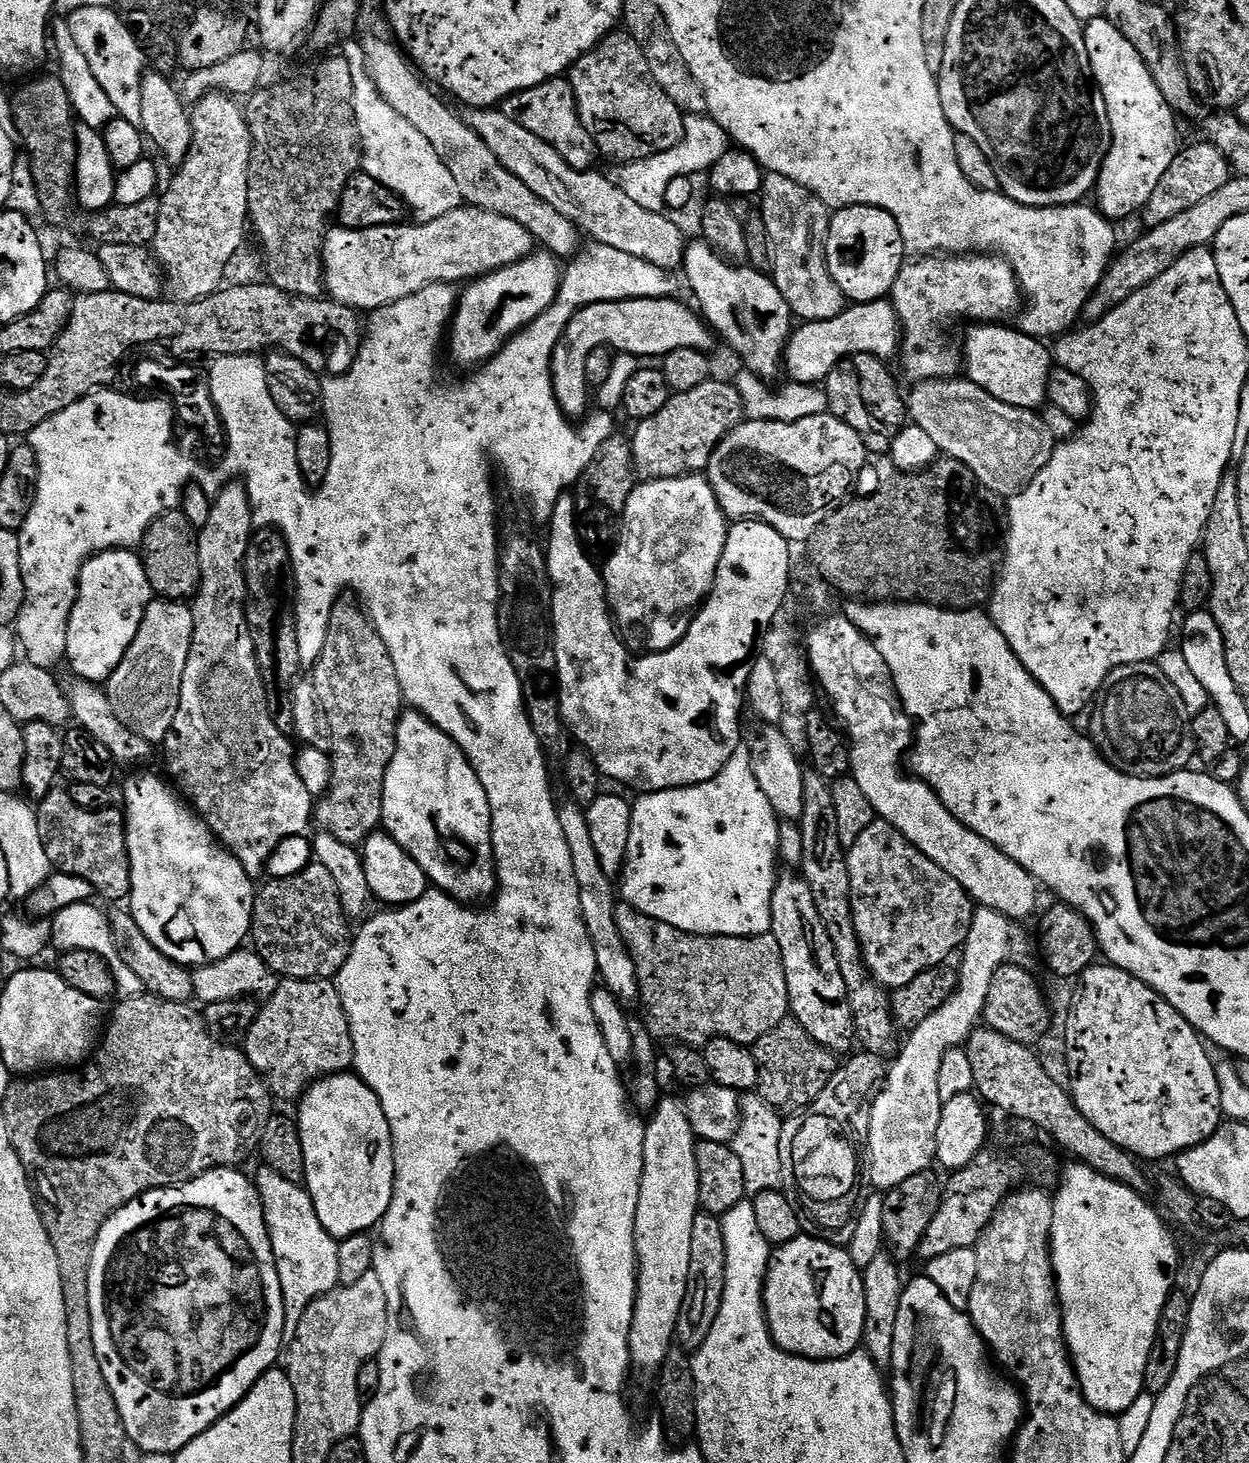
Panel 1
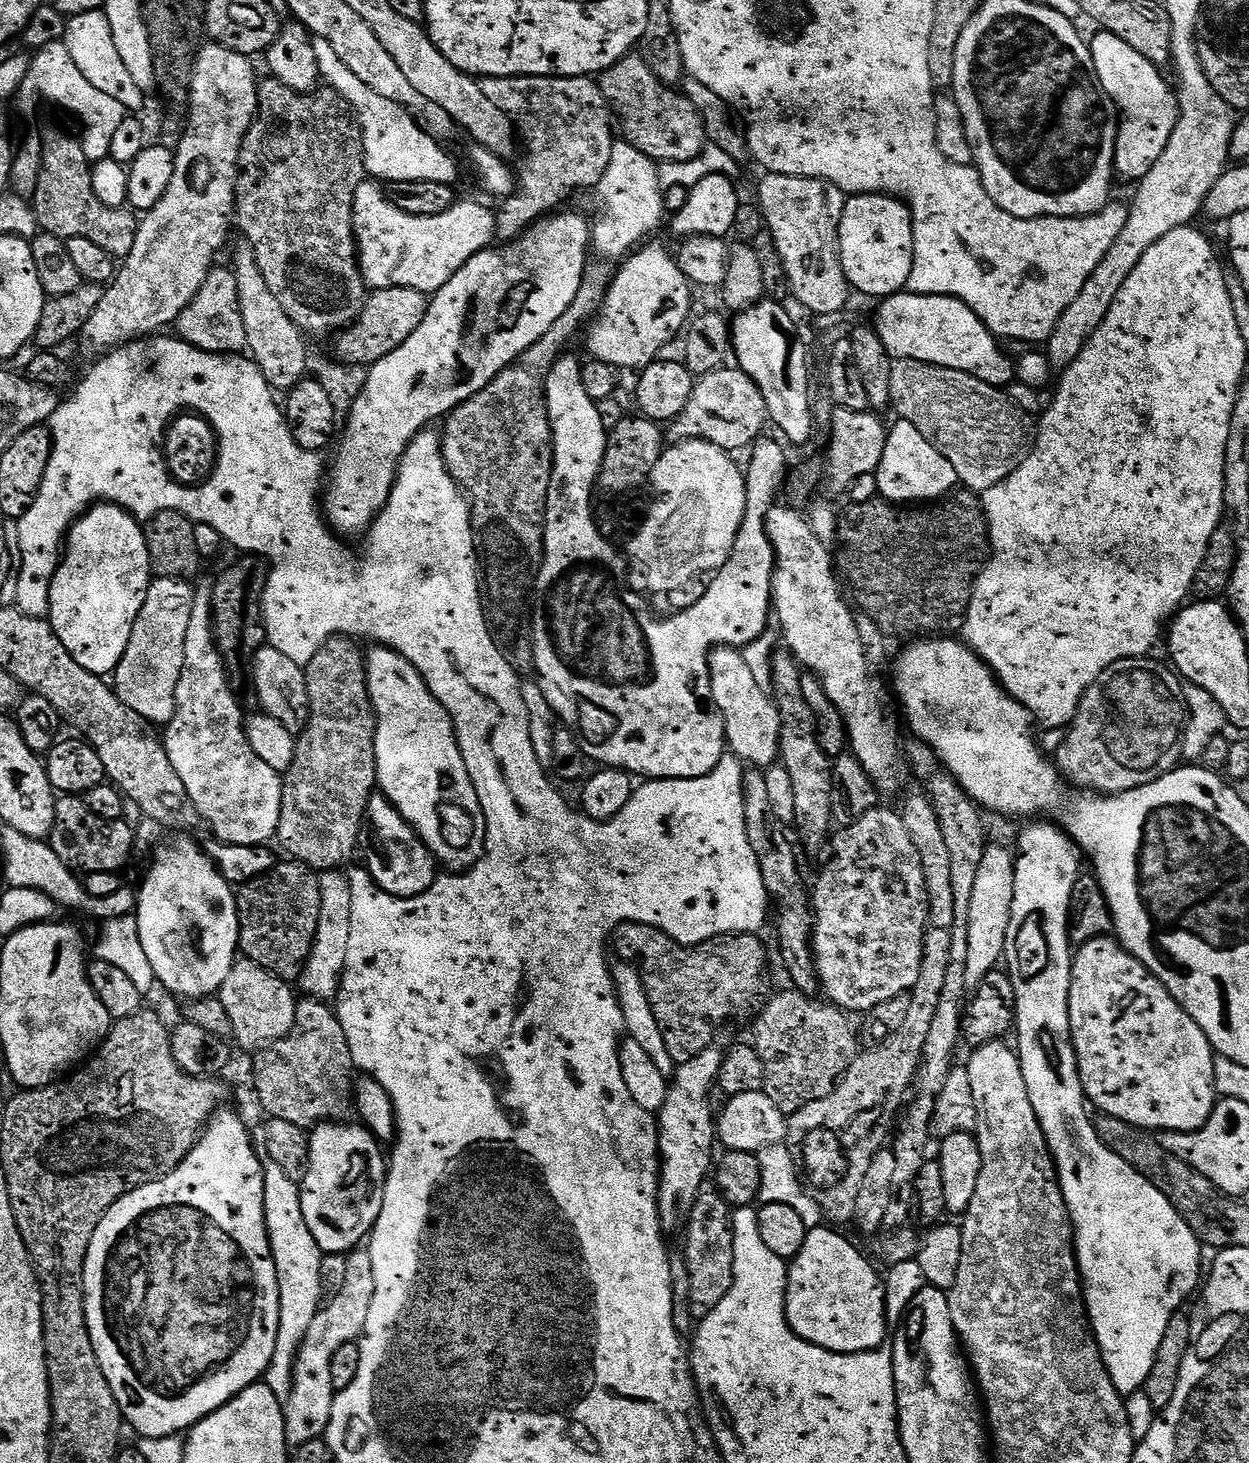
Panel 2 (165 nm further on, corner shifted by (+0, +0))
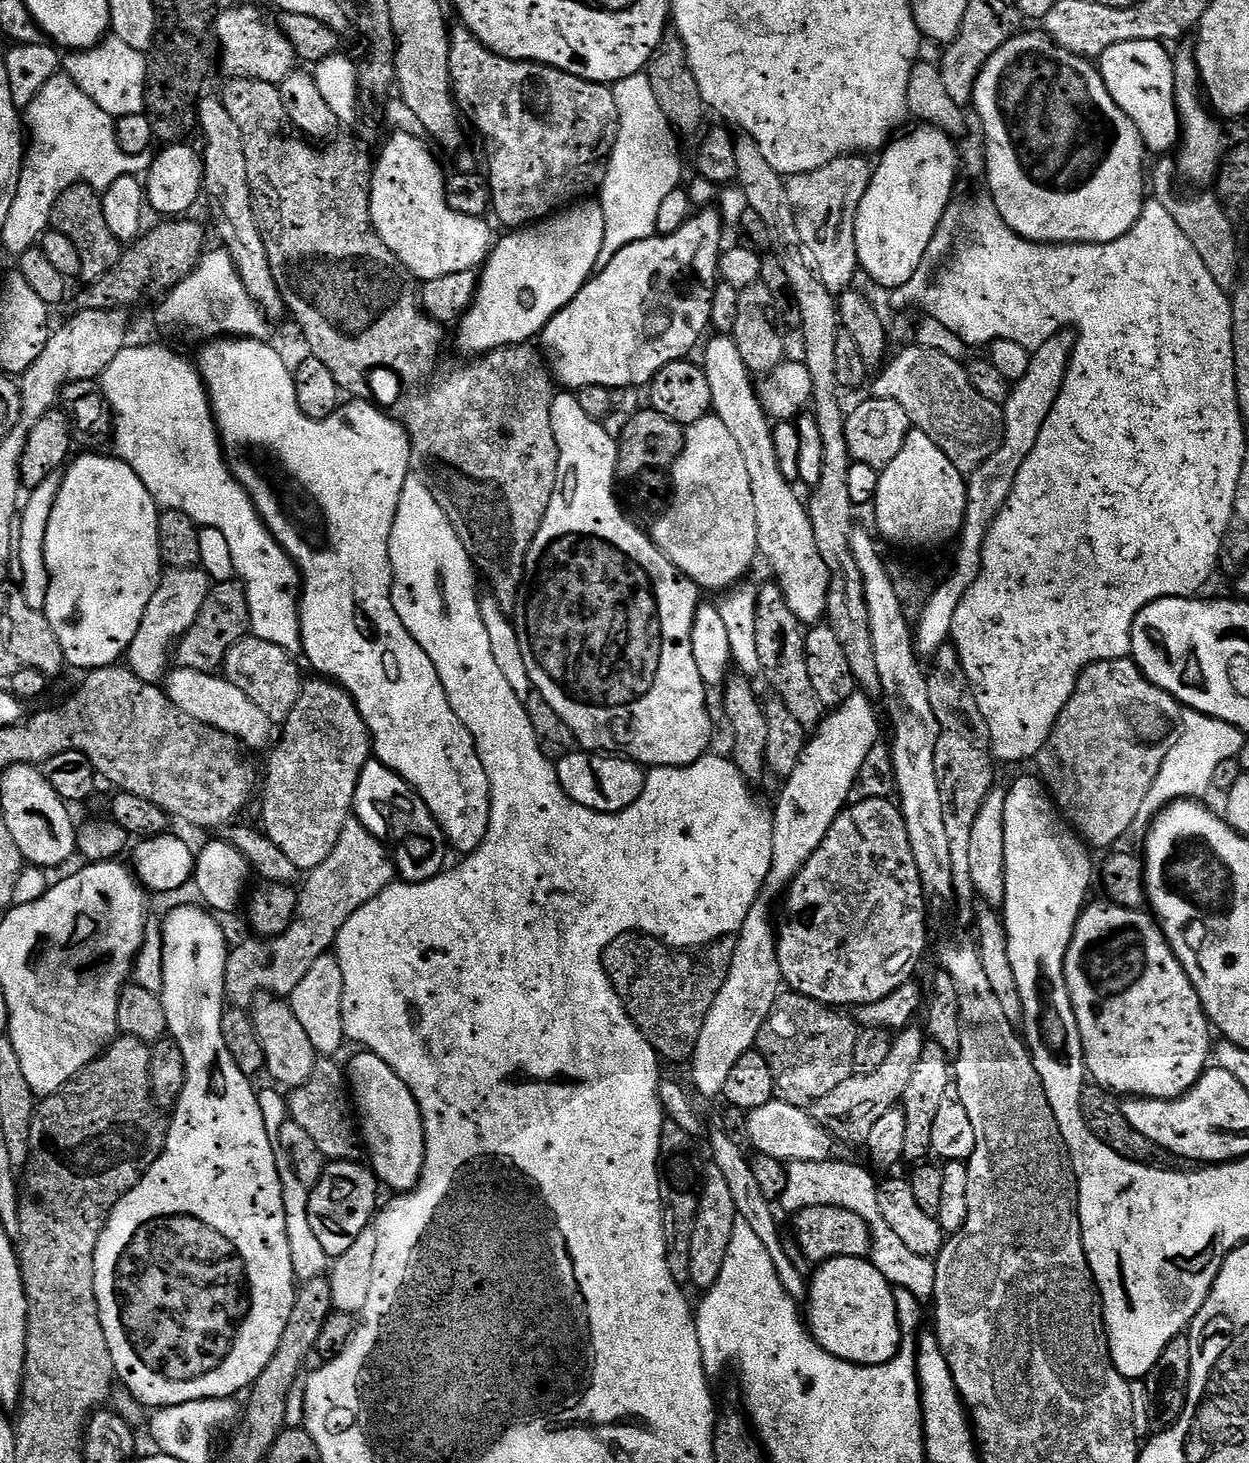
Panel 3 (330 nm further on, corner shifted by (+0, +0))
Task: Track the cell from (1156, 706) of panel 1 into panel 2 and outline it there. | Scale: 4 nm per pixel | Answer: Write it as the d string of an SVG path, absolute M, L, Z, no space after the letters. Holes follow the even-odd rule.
M1137 658L1114 662L1086 690L1071 722L1068 738L1061 742L1054 755L1054 763L1061 777L1069 785L1081 784L1081 789L1105 797L1116 796L1146 786L1167 772L1173 772L1183 757L1185 725L1189 721L1183 700L1181 677L1167 663L1159 664L1153 658Z

